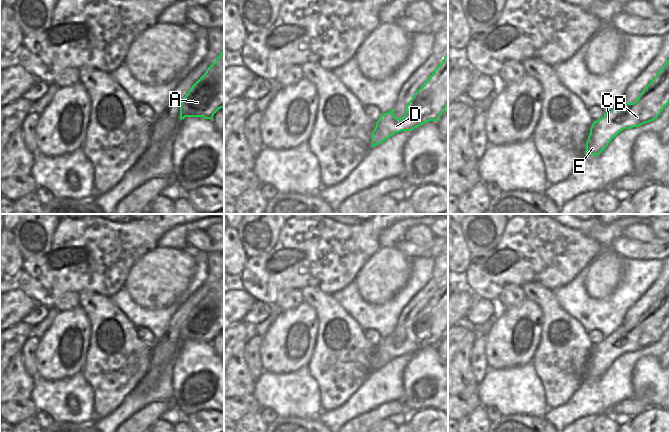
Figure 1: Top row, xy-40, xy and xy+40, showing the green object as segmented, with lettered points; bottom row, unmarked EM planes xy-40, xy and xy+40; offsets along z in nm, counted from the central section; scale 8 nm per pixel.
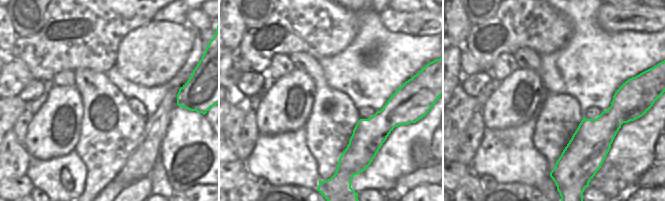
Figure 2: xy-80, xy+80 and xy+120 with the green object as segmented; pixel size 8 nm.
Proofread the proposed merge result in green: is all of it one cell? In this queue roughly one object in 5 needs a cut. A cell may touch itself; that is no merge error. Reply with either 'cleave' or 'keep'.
keep

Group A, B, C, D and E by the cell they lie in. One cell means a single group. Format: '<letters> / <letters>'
A B C D E

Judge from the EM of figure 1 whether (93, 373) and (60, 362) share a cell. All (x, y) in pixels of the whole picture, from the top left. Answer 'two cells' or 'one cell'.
two cells

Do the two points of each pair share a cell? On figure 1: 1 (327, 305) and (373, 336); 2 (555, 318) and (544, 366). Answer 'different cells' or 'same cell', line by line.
1: different cells
2: same cell

